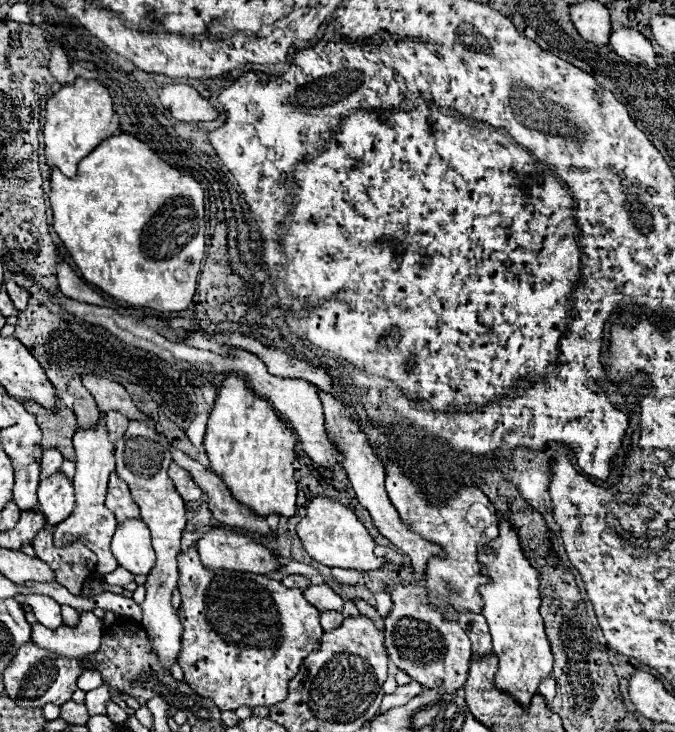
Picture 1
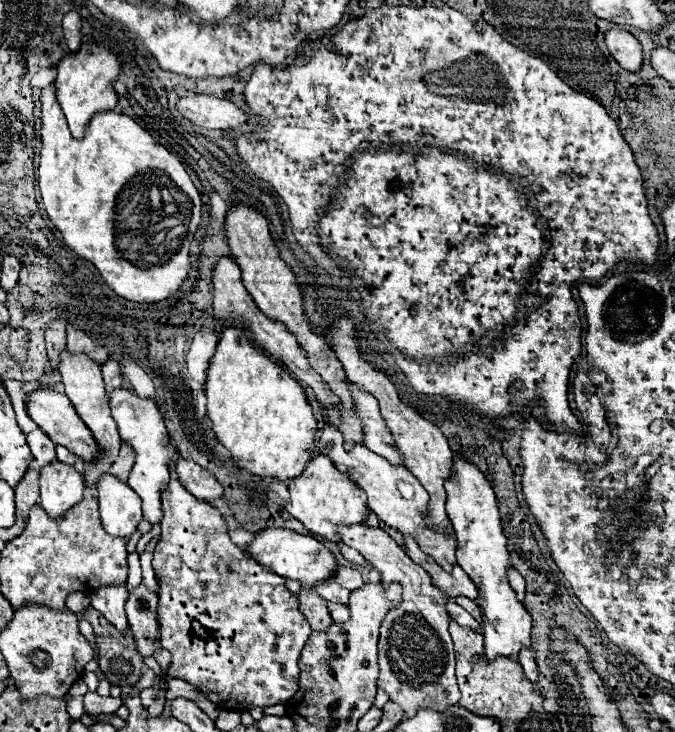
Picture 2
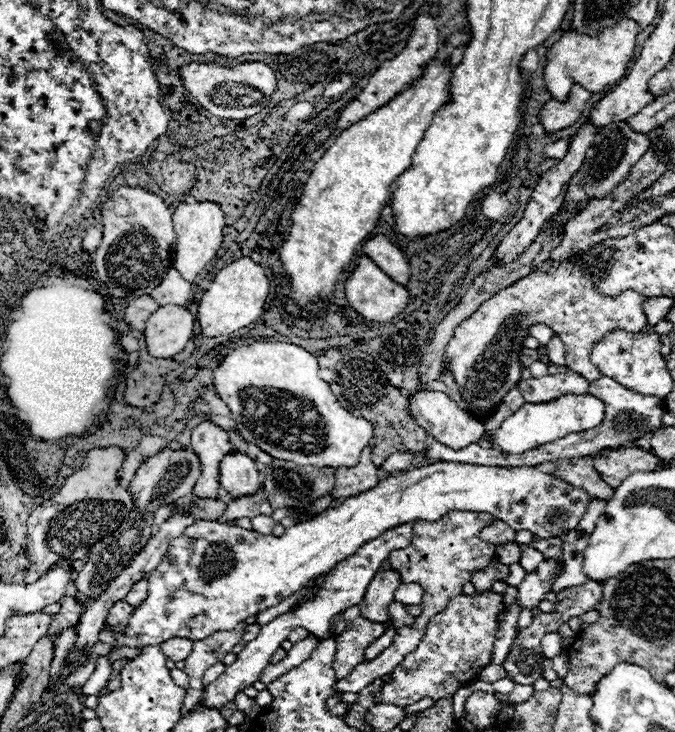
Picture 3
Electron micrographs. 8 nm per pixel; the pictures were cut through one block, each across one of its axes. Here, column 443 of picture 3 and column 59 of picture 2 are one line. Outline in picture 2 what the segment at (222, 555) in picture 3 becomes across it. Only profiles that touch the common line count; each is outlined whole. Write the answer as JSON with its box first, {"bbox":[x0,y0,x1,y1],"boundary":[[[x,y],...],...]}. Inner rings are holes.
{"bbox":[40,462,84,518],"boundary":[[[52,462],[40,470],[40,506],[58,518],[84,498],[82,476],[64,462]]]}

